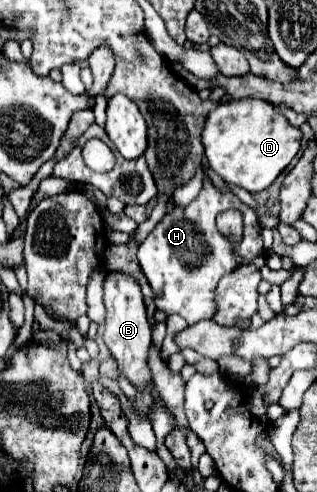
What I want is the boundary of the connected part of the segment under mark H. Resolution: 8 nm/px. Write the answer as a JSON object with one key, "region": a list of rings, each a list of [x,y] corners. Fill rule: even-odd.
{"region":[[[205,178],[199,196],[185,210],[175,208],[171,214],[165,214],[163,220],[153,228],[153,232],[139,246],[137,260],[155,294],[155,306],[165,314],[179,314],[189,324],[195,324],[215,314],[213,290],[223,274],[237,268],[241,262],[251,262],[257,268],[265,264],[261,224],[253,208],[243,204],[235,194],[219,192],[213,182]],[[229,208],[241,210],[245,218],[243,240],[237,244],[237,248],[227,244],[227,240],[215,228],[217,214]]]}

